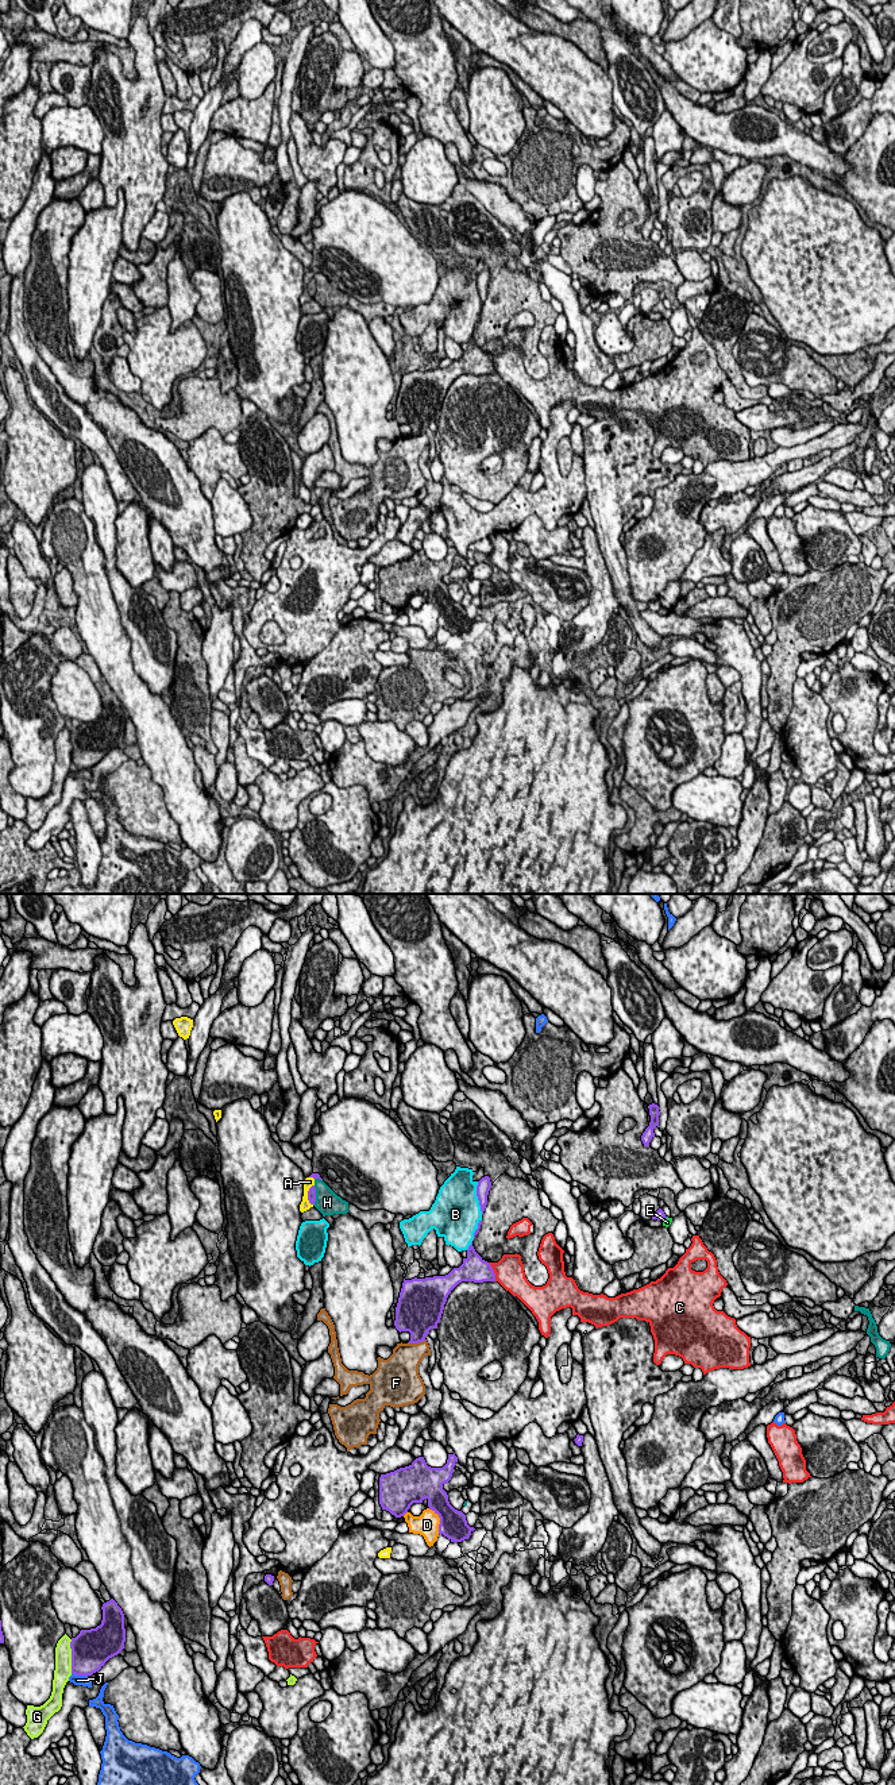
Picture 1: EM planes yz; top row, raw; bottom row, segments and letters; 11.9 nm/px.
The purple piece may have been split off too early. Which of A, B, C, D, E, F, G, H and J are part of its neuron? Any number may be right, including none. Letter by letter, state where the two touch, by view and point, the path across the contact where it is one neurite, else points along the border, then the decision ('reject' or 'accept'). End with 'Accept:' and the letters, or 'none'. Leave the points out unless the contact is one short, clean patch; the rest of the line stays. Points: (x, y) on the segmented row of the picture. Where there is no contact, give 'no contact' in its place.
A: meets purple in yz at (308, 1195); reject
B: meets purple in yz at (478, 1198); reject
C: meets purple in yz at (493, 1272); reject
D: meets purple in yz at (440, 1519); reject
E: meets purple in yz at (666, 1218); runs through yz (659, 1214), (666, 1218), (667, 1222); accept
F: meets purple in yz at (416, 1342); reject
G: meets purple in yz at (72, 1656); reject
H: meets purple in yz at (315, 1195); reject
J: meets purple in yz at (80, 1674); reject
Accept: E

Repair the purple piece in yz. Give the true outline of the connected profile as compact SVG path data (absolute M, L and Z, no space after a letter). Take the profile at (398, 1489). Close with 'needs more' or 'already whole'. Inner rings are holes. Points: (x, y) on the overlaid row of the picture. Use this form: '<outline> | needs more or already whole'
M448 1454L443 1468L431 1468L424 1457L416 1458L409 1466L381 1474L379 1477L379 1504L396 1518L404 1516L413 1503L428 1500L428 1507L440 1518L439 1534L451 1542L468 1539L475 1530L470 1527L466 1515L455 1510L443 1485L448 1483L454 1473L458 1457Z | already whole

